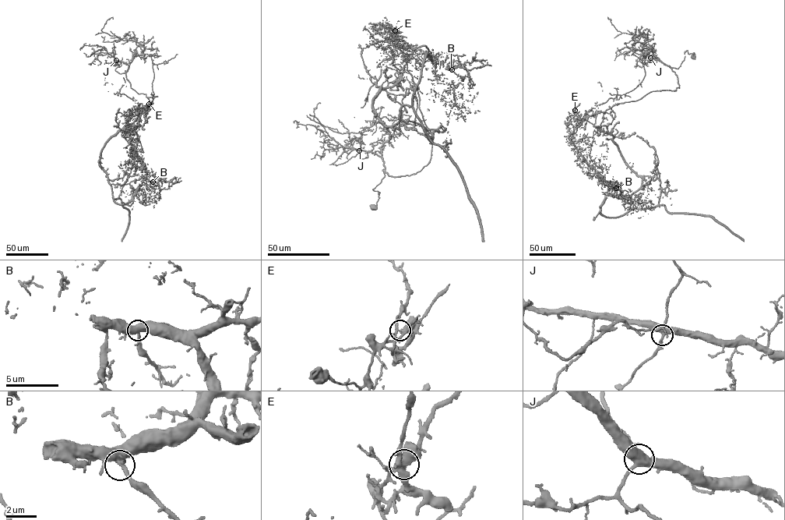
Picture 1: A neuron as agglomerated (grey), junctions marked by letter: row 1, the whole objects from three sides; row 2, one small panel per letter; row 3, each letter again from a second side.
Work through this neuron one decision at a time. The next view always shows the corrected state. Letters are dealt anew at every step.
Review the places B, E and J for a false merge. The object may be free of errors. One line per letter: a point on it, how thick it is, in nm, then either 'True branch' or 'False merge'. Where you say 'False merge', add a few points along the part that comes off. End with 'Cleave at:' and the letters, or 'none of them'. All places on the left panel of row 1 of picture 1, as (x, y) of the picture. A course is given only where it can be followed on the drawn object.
B: Place: (153, 182). Thickness 400 nm. True branch
E: Place: (149, 104). Thickness 320 nm. False merge. Course of the part to remove: (148, 104), (142, 113), (157, 96), (138, 93), (125, 75), (144, 48), (102, 32), (113, 19)
J: Place: (116, 60). Thickness 400 nm. True branch
Cleave at: E

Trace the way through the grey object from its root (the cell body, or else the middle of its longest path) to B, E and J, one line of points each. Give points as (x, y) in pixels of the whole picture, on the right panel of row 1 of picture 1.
B: (693, 56), (669, 65), (676, 90), (596, 114), (642, 181), (631, 209), (603, 216), (616, 188)
E: (693, 56), (687, 50), (678, 68), (669, 65), (677, 77), (676, 90), (650, 91), (582, 119), (575, 110)
J: (693, 56), (687, 50), (684, 59), (677, 68), (650, 58)

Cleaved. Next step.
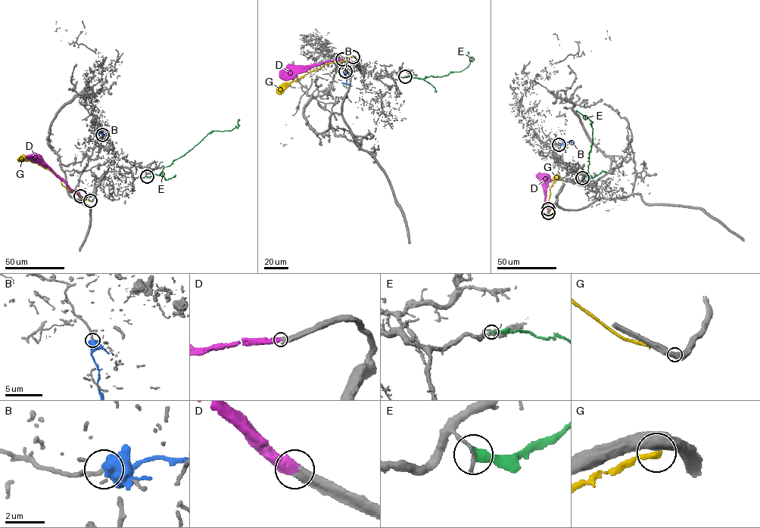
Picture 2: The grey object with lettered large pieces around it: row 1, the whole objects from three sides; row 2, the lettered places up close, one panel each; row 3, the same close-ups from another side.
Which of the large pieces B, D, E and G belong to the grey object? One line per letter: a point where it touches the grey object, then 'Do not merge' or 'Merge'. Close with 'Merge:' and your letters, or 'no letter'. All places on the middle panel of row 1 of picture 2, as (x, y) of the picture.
B: Touches grey at (345, 71). Merge
D: Touches grey at (342, 59). Merge
E: Touches grey at (405, 76). Do not merge
G: Touches grey at (353, 57). Do not merge
Merge: B, D

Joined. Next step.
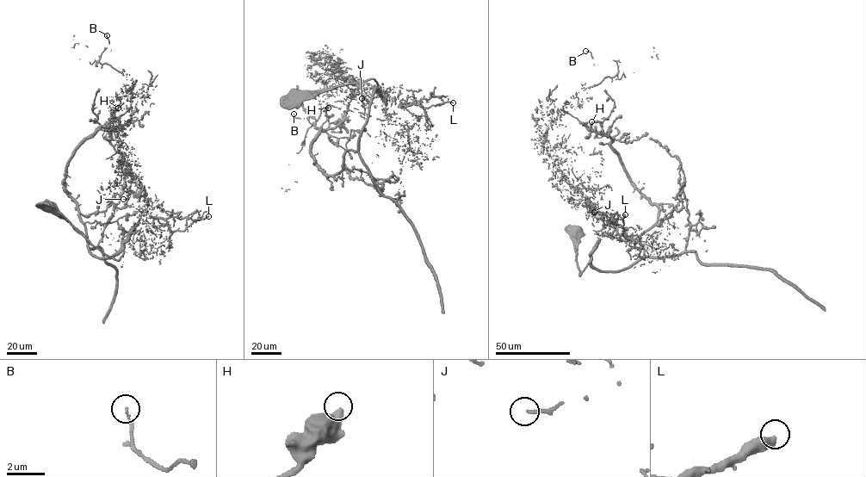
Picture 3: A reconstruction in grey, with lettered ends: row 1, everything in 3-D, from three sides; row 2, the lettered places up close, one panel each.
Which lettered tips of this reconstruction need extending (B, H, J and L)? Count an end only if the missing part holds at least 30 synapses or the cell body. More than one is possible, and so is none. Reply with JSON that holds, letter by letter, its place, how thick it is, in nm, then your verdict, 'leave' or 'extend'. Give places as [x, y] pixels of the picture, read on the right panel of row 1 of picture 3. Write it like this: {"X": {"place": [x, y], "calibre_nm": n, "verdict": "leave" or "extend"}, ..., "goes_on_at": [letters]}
{"B": {"place": [585, 51], "calibre_nm": 110, "verdict": "leave"}, "H": {"place": [591, 121], "calibre_nm": 550, "verdict": "leave"}, "J": {"place": [594, 212], "calibre_nm": 140, "verdict": "leave"}, "L": {"place": [625, 214], "calibre_nm": 480, "verdict": "extend"}, "goes_on_at": ["L"]}

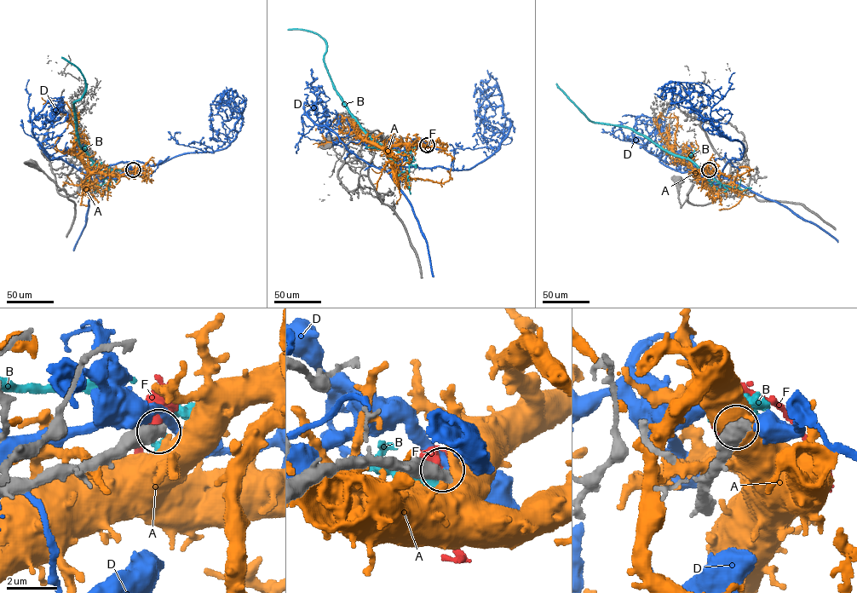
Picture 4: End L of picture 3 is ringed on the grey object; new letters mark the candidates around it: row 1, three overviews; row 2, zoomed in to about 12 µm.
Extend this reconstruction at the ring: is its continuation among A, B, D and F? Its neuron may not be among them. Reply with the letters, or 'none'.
none

